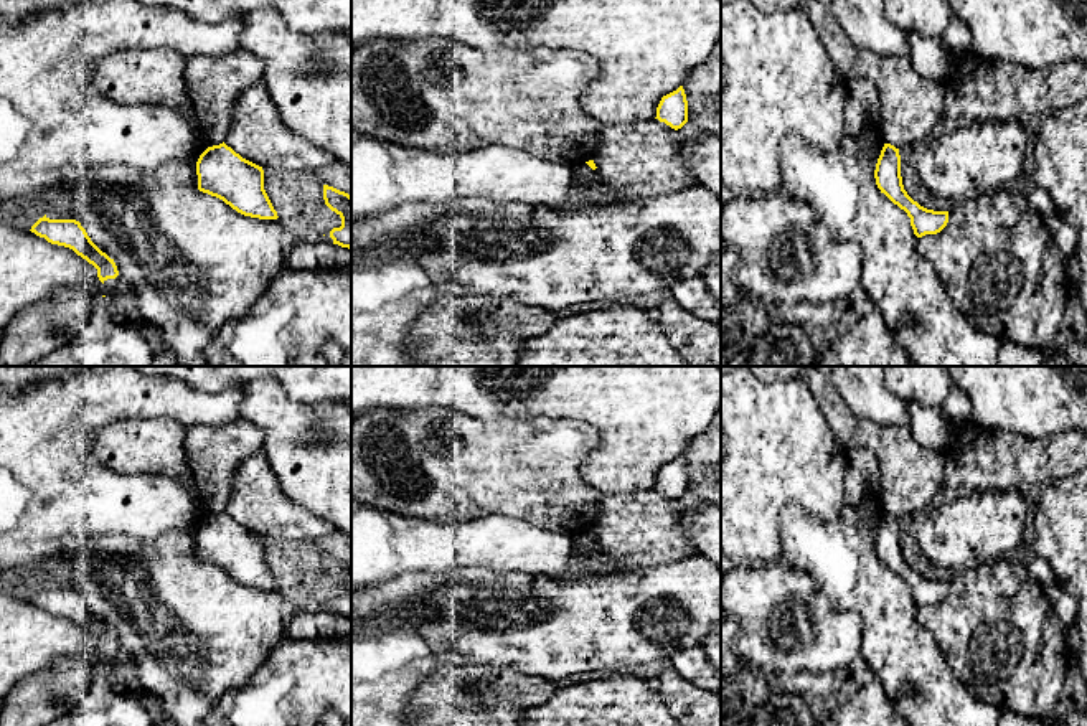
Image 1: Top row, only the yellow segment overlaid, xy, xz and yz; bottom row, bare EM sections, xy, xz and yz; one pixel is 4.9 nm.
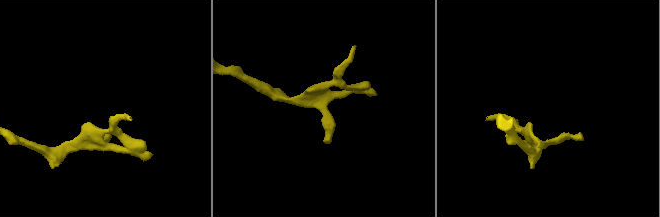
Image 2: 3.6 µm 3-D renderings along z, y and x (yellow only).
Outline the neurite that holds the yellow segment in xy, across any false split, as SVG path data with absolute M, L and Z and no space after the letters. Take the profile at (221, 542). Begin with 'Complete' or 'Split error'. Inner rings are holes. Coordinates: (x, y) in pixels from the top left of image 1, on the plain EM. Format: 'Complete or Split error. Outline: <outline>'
Complete. Outline: M224 512L208 516L196 531L198 559L223 569L233 579L244 586L259 589L277 589L266 559L264 559L264 540L262 536L242 528Z

